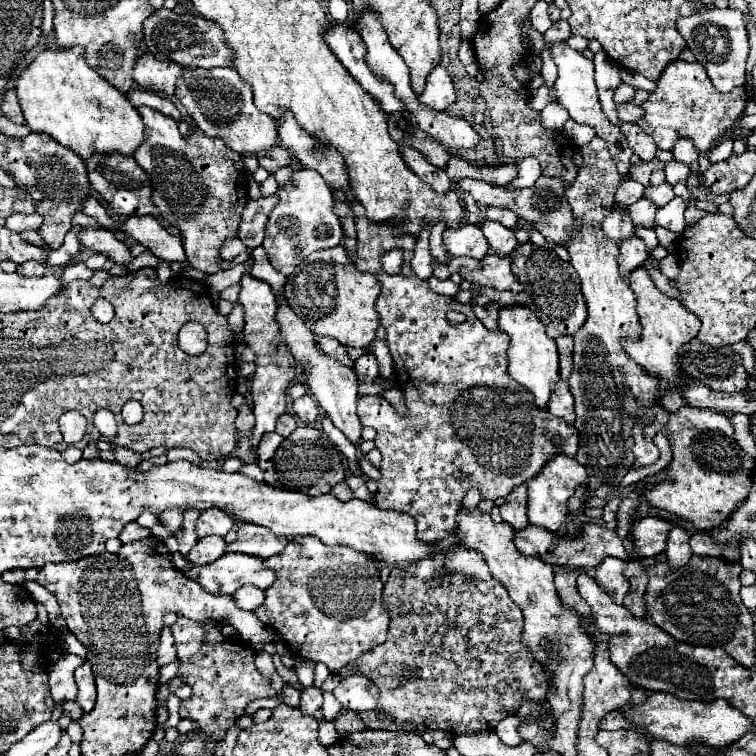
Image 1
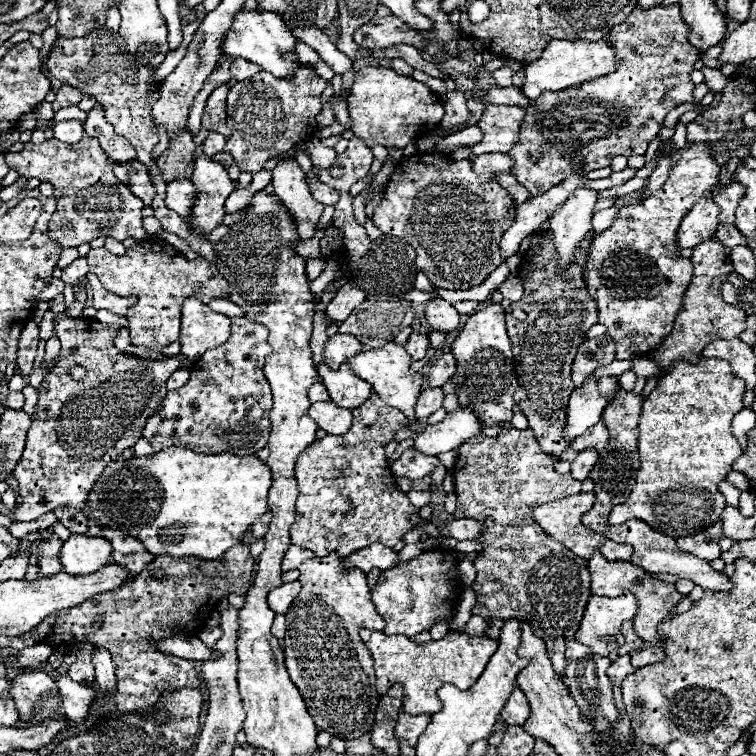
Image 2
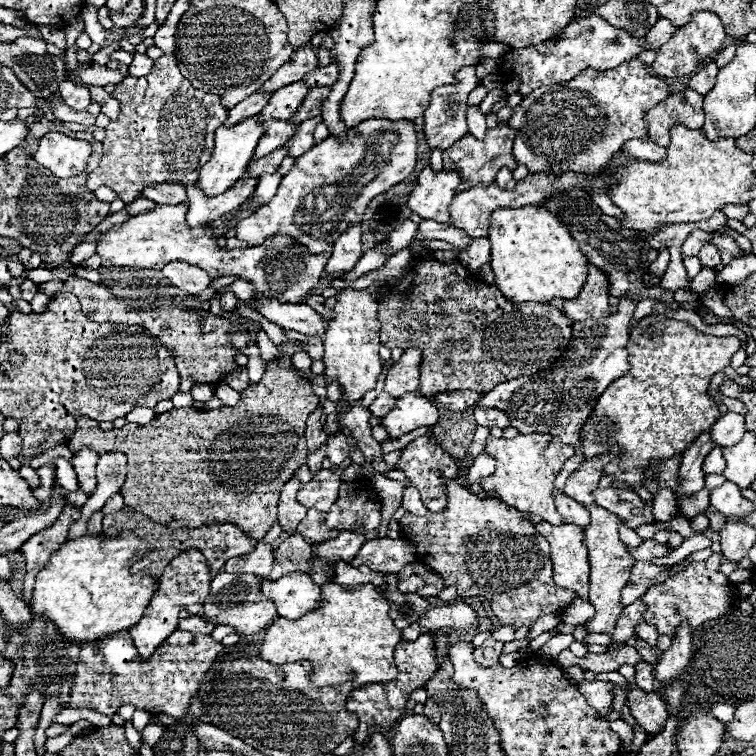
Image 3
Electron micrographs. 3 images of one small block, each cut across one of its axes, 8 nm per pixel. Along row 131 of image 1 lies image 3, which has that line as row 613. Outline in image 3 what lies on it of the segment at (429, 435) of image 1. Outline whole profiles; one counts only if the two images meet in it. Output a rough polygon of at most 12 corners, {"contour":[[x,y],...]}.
{"contour":[[290,572],[260,590],[282,618],[320,606],[320,586],[306,572]]}

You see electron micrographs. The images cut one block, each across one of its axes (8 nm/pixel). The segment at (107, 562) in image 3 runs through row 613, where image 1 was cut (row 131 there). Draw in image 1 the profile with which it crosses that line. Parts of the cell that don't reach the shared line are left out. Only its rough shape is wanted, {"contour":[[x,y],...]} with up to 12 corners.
{"contour":[[44,50],[16,76],[32,132],[82,160],[134,156],[138,110],[82,58]]}

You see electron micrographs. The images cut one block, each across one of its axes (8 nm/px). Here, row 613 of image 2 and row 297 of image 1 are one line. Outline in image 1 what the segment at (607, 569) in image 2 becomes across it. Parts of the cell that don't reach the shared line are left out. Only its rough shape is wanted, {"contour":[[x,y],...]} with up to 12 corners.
{"contour":[[632,272],[642,334],[624,350],[650,374],[682,382],[678,352],[700,318]]}

